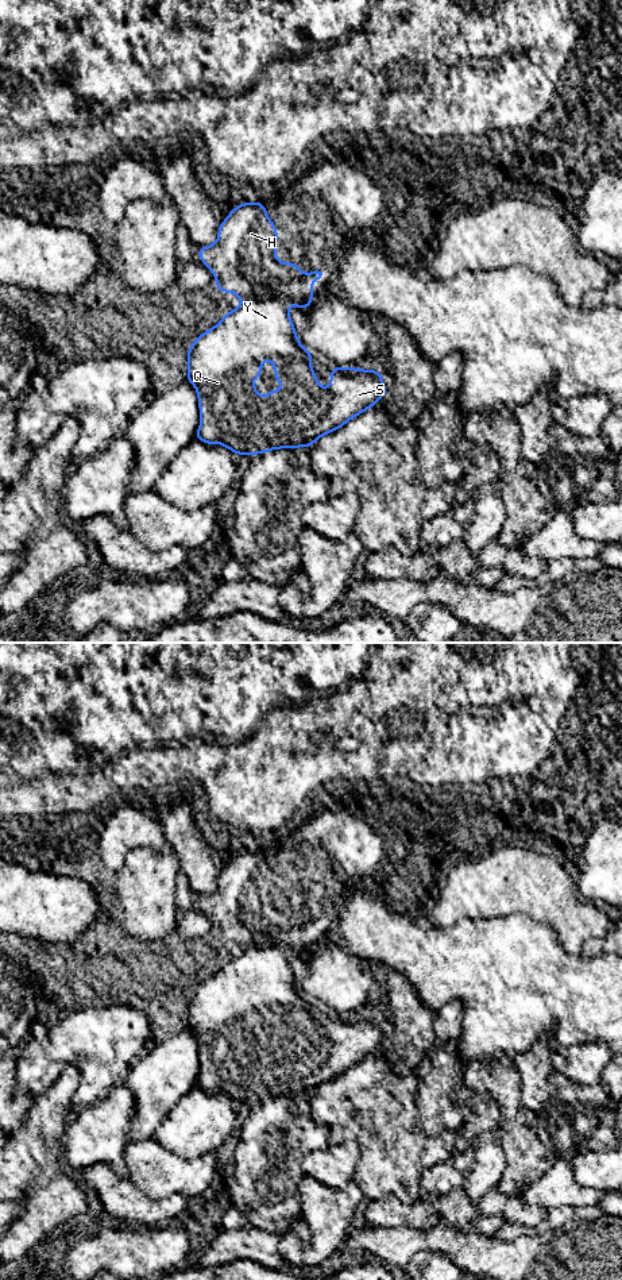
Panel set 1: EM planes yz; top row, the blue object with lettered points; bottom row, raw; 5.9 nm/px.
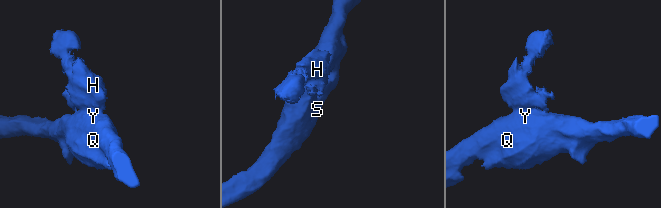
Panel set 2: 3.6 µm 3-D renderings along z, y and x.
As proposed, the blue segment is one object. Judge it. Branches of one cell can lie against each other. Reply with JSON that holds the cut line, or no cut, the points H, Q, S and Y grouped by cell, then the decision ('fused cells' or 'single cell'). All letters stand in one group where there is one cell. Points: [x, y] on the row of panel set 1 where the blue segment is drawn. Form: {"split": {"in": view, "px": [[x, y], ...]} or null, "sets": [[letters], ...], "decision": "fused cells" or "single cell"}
{"split": {"in": "yz", "px": [[243, 300], [281, 300], [286, 305]]}, "sets": [["H"], ["Q", "S", "Y"]], "decision": "fused cells"}

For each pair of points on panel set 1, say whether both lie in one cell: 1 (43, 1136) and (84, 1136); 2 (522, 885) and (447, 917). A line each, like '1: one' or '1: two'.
1: two
2: one

